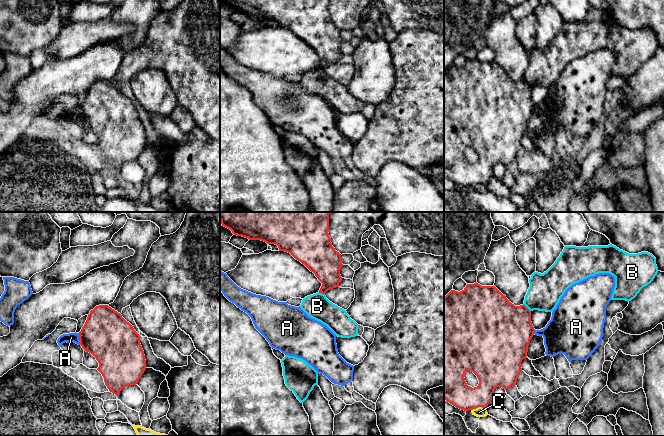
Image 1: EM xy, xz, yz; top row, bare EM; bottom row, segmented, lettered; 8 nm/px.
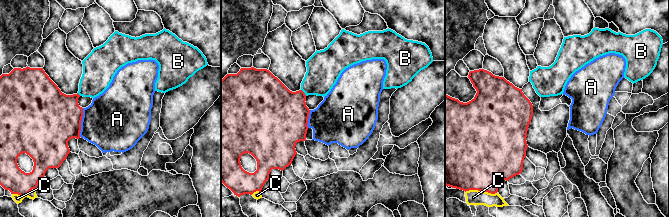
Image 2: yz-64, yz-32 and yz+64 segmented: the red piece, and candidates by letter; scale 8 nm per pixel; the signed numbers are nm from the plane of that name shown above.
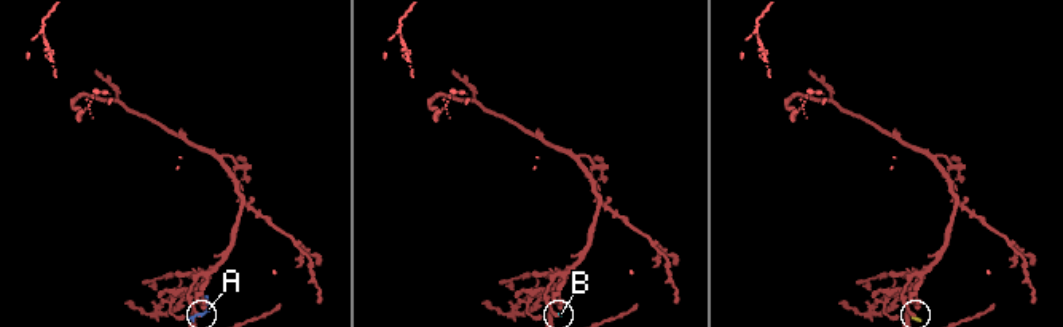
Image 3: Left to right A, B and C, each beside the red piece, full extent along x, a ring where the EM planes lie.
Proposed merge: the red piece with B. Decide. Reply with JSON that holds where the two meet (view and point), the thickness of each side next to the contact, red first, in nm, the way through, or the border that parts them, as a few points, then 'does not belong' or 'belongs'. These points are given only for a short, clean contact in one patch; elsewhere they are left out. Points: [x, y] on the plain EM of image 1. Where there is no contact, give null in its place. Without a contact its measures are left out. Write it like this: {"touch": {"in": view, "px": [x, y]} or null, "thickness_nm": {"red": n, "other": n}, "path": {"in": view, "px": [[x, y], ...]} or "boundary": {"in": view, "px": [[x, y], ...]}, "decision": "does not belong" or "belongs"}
{"touch": {"in": "yz", "px": [527, 84]}, "thickness_nm": {"red": 440, "other": 260}, "boundary": {"in": "yz", "px": [[523, 80], [530, 87]]}, "decision": "does not belong"}

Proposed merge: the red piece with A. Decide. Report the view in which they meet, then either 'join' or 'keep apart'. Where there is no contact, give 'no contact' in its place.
xy | keep apart

